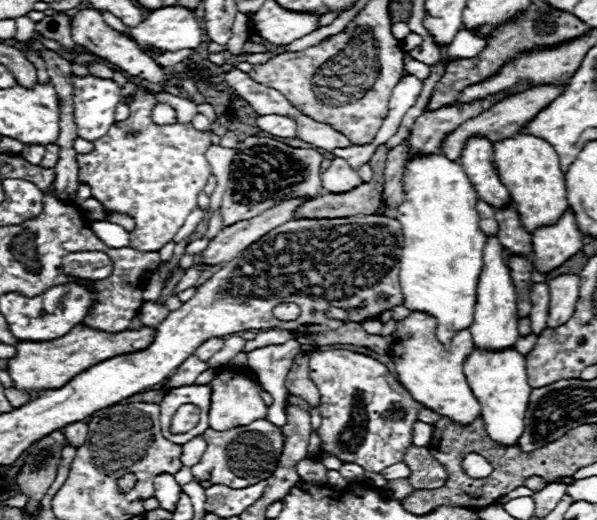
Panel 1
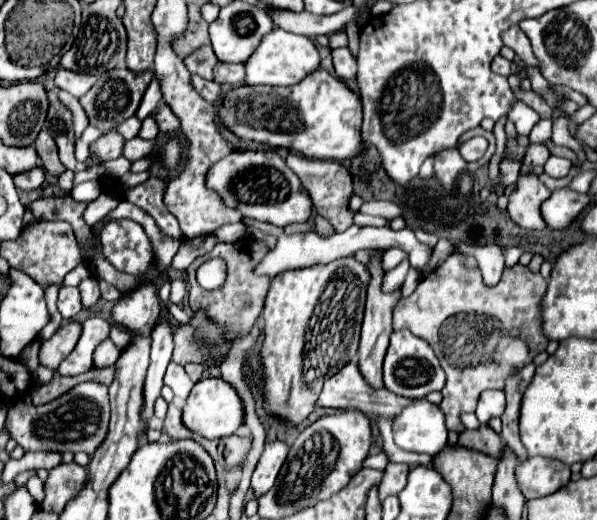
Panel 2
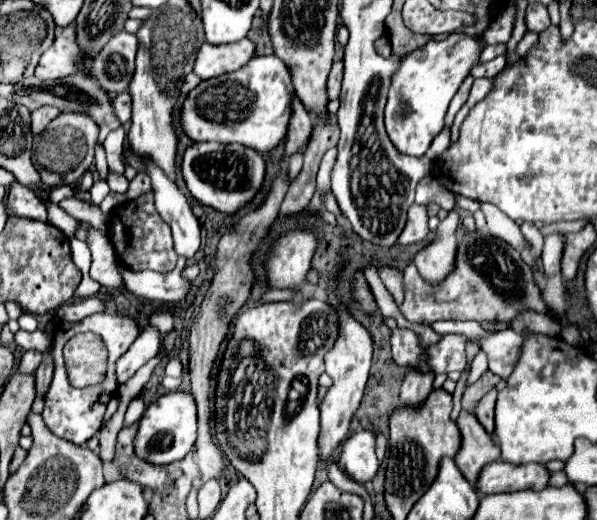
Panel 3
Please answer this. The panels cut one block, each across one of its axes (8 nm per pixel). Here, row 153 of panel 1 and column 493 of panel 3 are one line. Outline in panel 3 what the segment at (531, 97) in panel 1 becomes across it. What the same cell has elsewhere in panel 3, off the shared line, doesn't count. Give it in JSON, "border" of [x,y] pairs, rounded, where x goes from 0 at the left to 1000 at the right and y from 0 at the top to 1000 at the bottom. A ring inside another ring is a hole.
{"border":[[[774,788],[764,812],[774,831],[774,862],[764,873],[760,888],[764,888],[767,904],[777,912],[777,919],[791,935],[797,935],[804,904],[814,892],[831,888],[838,881],[838,862],[831,862],[831,854],[824,850],[824,838],[817,838],[817,831],[811,831],[811,823],[797,808],[797,800]]]}

